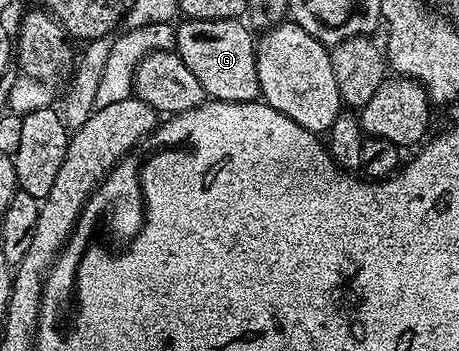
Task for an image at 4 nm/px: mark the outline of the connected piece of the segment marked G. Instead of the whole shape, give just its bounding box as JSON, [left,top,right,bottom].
[174,19,260,103]

